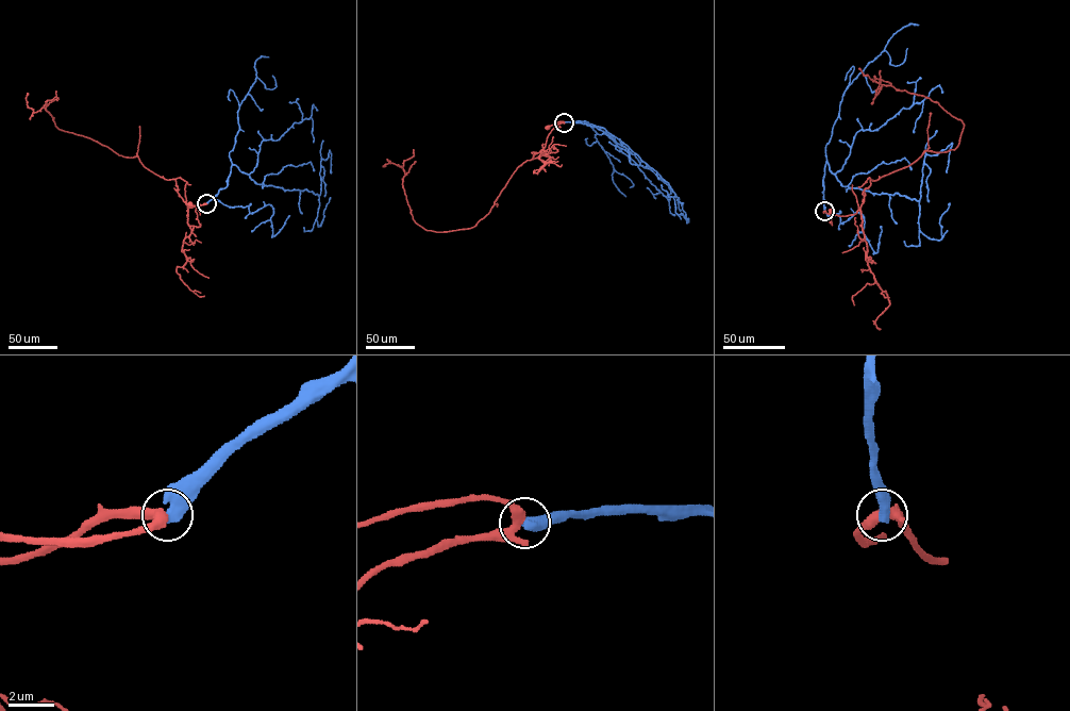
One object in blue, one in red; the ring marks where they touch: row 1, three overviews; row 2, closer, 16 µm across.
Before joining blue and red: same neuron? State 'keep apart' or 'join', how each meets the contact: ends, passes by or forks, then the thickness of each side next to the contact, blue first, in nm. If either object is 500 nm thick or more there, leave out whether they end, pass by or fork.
keep apart; 600 nm thick on the blue side, 360 nm on the other

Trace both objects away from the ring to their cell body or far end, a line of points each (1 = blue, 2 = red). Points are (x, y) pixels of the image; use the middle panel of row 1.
1: (564, 122), (585, 121), (604, 128), (625, 144), (668, 183), (679, 198), (687, 222), (688, 218)
2: (564, 122), (547, 127)

